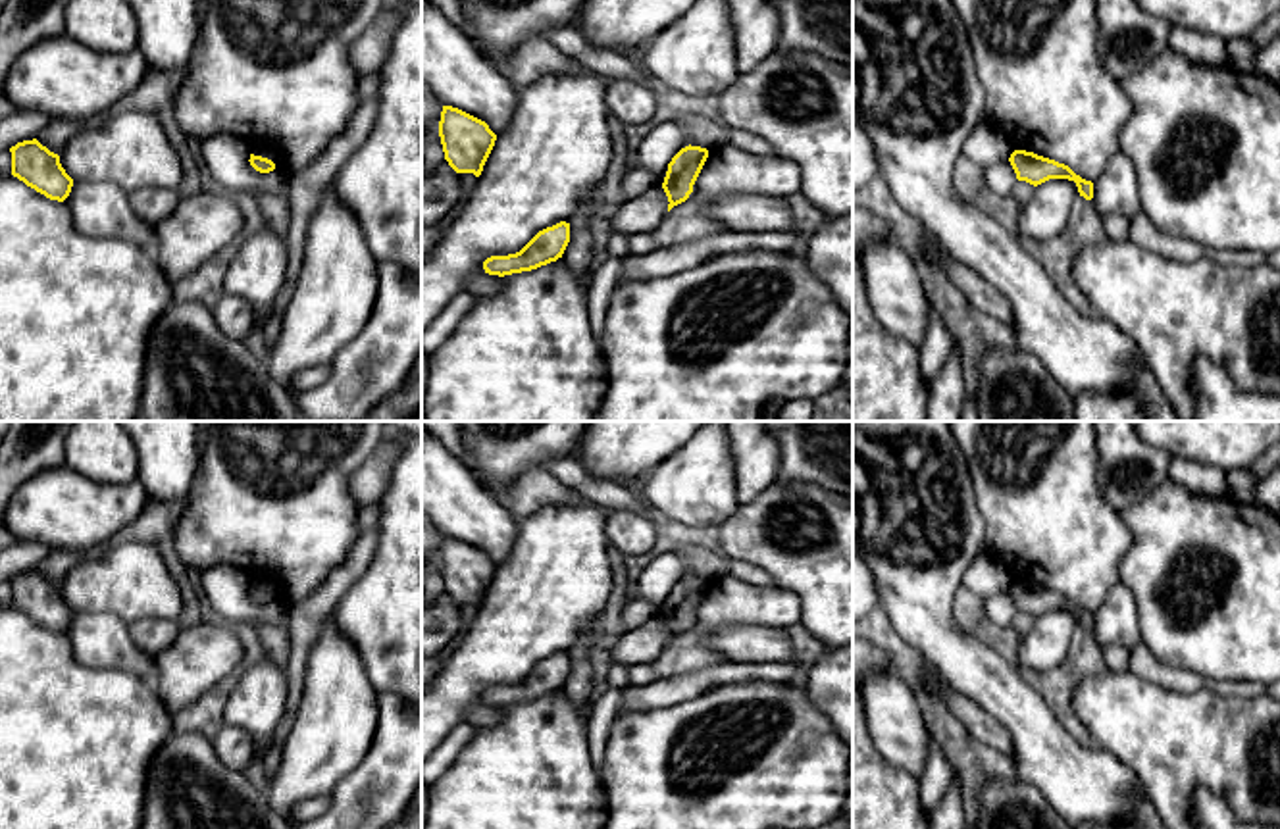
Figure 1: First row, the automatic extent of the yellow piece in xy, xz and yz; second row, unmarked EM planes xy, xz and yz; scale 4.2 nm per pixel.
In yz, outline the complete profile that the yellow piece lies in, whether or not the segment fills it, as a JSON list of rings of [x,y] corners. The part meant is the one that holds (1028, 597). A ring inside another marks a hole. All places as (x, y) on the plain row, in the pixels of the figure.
[[[1014,581],[1009,592],[1018,612],[1026,612],[1037,617],[1049,610],[1068,610],[1076,614],[1080,627],[1084,627],[1086,631],[1093,629],[1093,614],[1082,610],[1064,594],[1059,594],[1055,590],[1026,581]]]

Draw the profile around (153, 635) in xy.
[[[146,617],[127,625],[139,650],[150,656],[160,654],[171,646],[181,633],[177,619]]]

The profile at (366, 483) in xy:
[[[385,435],[371,458],[350,477],[350,494],[360,512],[379,508],[379,496],[385,490],[400,450],[398,439]]]

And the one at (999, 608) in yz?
[[[1009,589],[984,598],[986,615],[997,627],[1011,627],[1018,614]]]

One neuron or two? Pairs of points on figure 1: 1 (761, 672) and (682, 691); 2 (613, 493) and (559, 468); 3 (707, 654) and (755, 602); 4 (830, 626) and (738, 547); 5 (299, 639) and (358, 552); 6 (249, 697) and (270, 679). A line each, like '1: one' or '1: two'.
1: one
2: one
3: one
4: one
5: one
6: one

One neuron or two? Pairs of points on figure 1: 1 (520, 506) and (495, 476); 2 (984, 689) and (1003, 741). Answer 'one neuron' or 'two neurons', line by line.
1: two neurons
2: two neurons

